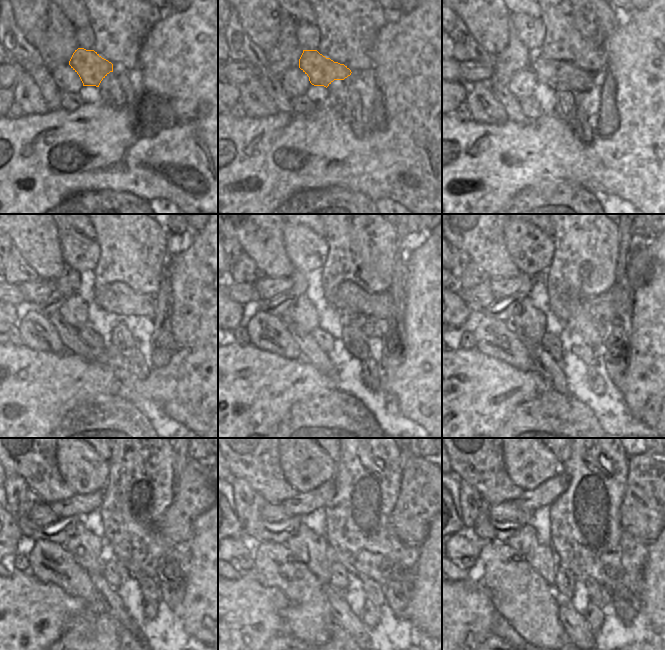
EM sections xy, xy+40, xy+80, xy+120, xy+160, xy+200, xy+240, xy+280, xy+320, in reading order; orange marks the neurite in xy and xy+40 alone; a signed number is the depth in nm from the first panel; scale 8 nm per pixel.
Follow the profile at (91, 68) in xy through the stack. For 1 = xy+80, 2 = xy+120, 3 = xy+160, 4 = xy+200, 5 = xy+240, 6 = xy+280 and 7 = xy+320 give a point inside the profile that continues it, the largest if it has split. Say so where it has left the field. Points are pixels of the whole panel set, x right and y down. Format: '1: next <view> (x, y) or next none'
1: next xy+80 (558, 74)
2: next xy+120 (117, 298)
3: next xy+160 (348, 298)
4: next xy+200 (607, 306)
5: next xy+240 (196, 491)
6: next xy+280 (421, 498)
7: next xy+320 (645, 510)

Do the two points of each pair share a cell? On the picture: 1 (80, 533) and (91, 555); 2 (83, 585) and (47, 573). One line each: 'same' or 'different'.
1: same
2: same

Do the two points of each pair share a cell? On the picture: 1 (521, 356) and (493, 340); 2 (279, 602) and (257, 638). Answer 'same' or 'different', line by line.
1: same
2: same

